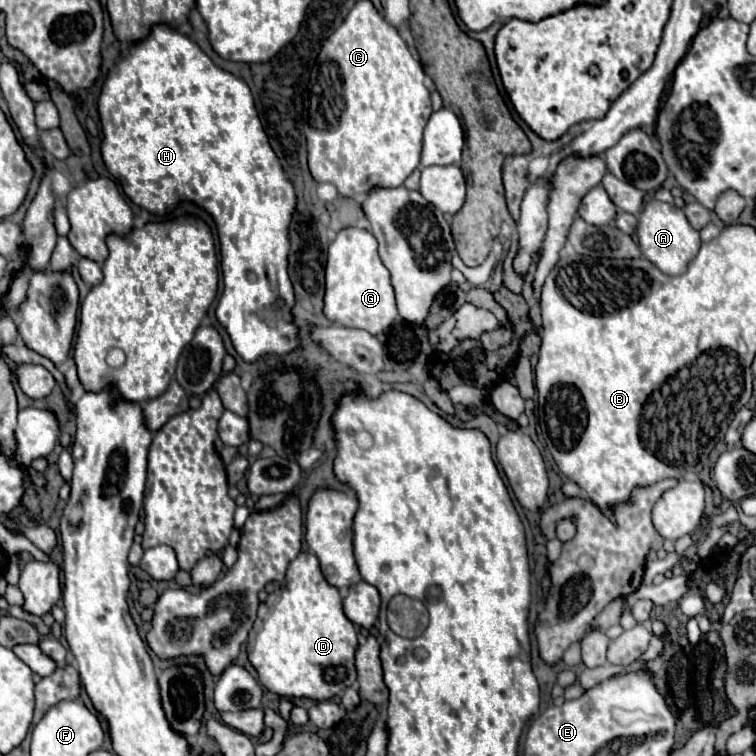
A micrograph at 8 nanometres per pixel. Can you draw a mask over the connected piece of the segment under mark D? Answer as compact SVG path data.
M301 553L289 563L283 587L273 611L247 641L247 659L259 675L259 683L283 697L323 701L341 695L357 679L353 663L357 631L343 613L339 591L323 579L313 553Z

